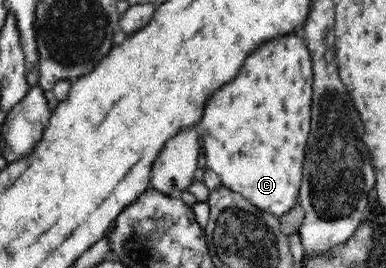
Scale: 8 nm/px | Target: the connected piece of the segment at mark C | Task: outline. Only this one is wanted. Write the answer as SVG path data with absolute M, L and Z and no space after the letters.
M284 36L284 40L272 40L264 44L260 52L254 52L244 64L244 72L236 76L228 88L212 95L201 126L204 156L209 169L220 178L221 184L246 197L254 206L277 217L290 212L299 202L303 178L304 144L310 130L310 102L312 98L313 70L309 52L301 38Z

